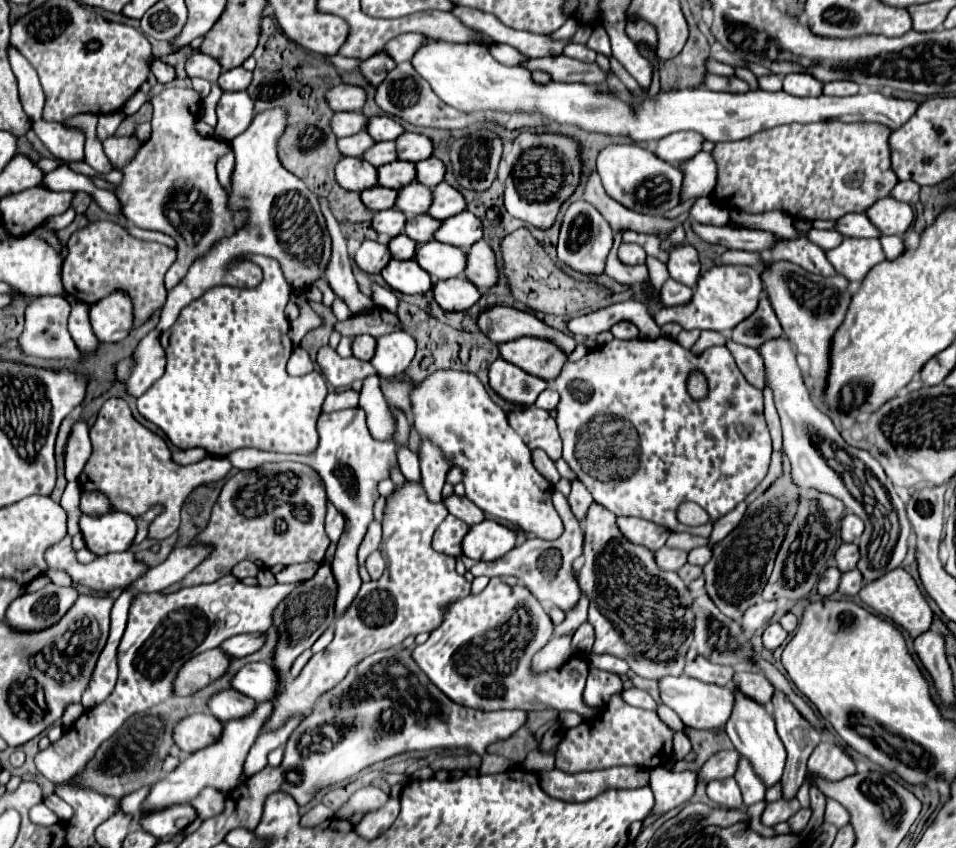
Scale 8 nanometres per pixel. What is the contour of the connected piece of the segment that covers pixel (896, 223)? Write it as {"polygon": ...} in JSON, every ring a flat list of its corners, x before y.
{"polygon":[[890,196,882,198,882,200,878,200,878,204,870,206,866,210,866,216,880,230,882,236,897,234,902,240,904,232,910,228,912,220,914,220,914,212,912,212,910,204,898,202]]}

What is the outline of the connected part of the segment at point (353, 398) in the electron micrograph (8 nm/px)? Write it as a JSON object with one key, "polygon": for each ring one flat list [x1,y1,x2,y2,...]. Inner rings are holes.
{"polygon":[[352,388,340,390,340,392,330,392,330,394,326,396,326,402,324,402,322,412,356,408,356,406,358,406,358,398,360,398,360,392,356,392,356,390,352,390]]}

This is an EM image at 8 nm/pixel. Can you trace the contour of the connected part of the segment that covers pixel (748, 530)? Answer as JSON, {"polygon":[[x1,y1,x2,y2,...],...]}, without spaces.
{"polygon":[[784,456,784,476,776,480,772,488,768,488,760,498,748,504,748,510,742,522,730,532,722,542,712,546,712,558,702,568,706,578,706,592,718,606,722,614,732,620,740,620,746,608,754,606,760,600,762,588,770,578,774,556,778,552,778,544,782,542,782,532,786,530,786,520,794,516,798,504,798,488,790,480,790,464]]}

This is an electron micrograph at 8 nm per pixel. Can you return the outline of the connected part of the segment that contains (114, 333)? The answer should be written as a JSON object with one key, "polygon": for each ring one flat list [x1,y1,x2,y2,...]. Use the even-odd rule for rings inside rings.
{"polygon":[[116,290,90,308,90,322,100,342,120,342,134,328,132,300,124,290]]}

